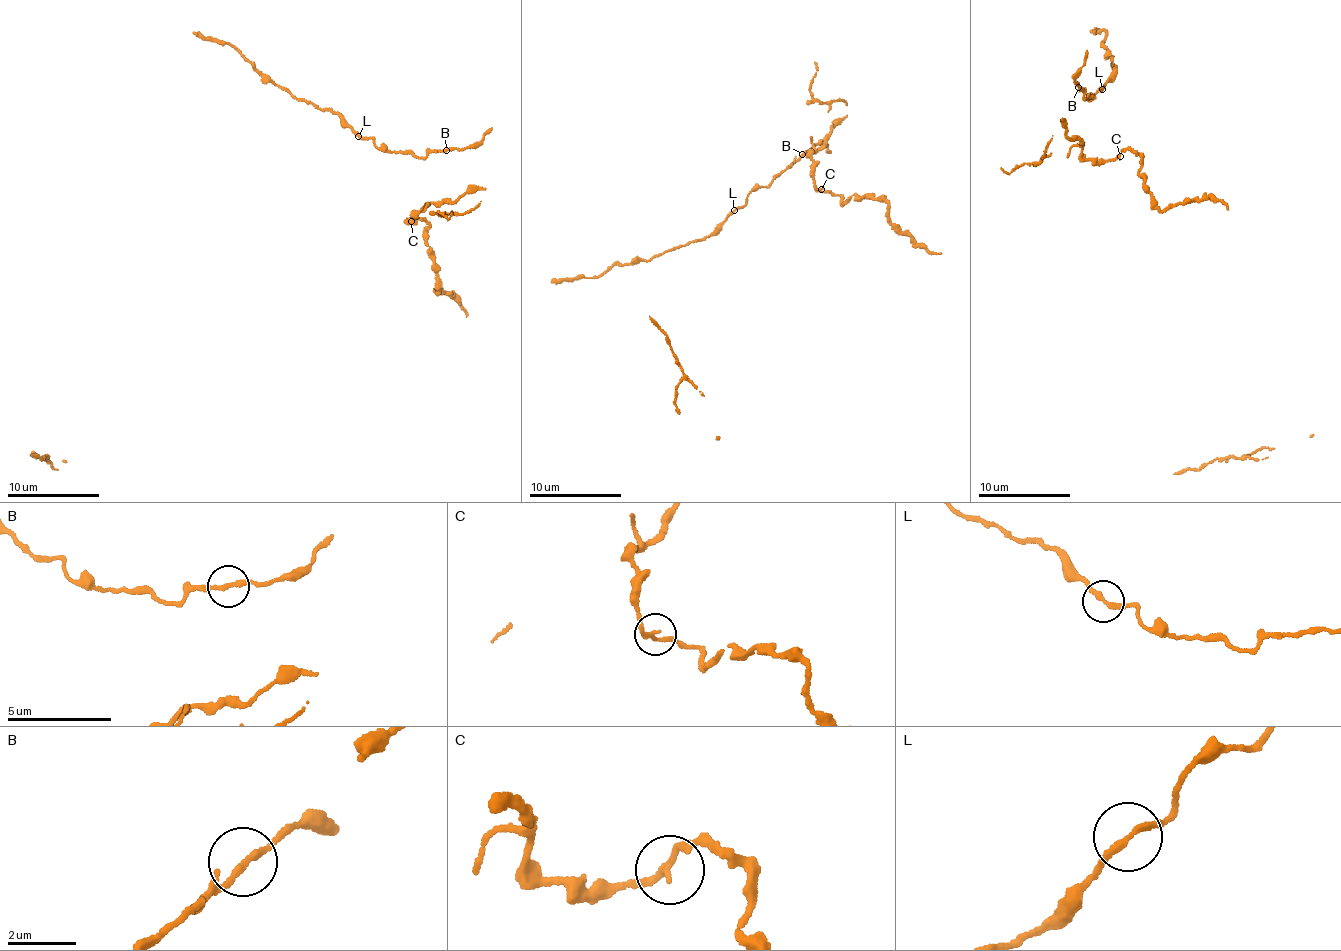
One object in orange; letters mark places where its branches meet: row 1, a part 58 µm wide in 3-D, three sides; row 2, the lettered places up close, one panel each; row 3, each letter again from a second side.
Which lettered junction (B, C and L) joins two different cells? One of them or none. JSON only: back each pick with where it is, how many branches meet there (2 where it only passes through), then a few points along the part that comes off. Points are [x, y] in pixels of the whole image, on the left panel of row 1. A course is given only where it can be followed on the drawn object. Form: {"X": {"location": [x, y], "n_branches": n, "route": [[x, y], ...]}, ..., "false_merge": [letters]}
{"false_merge": []}

